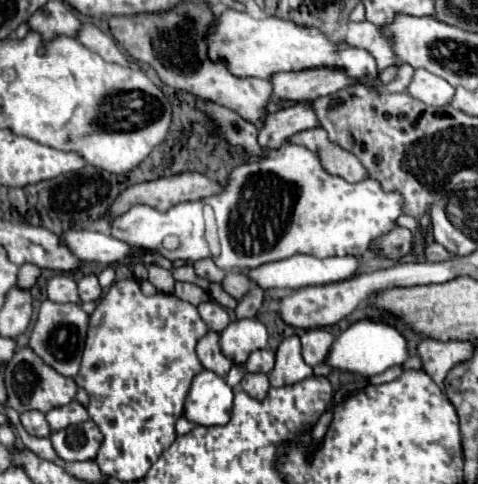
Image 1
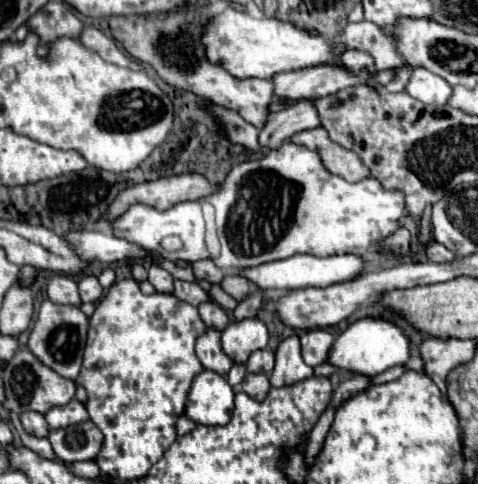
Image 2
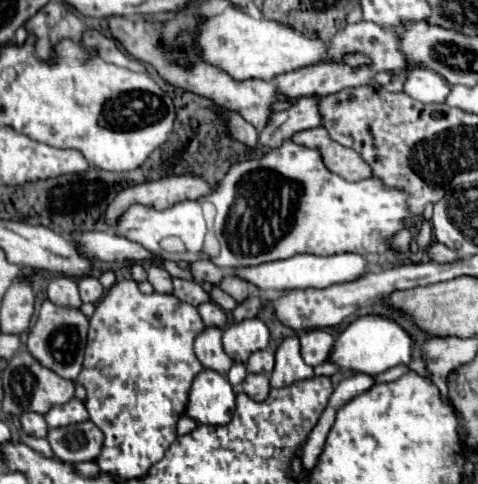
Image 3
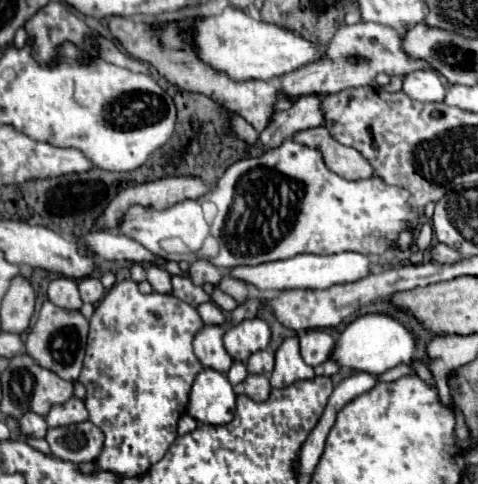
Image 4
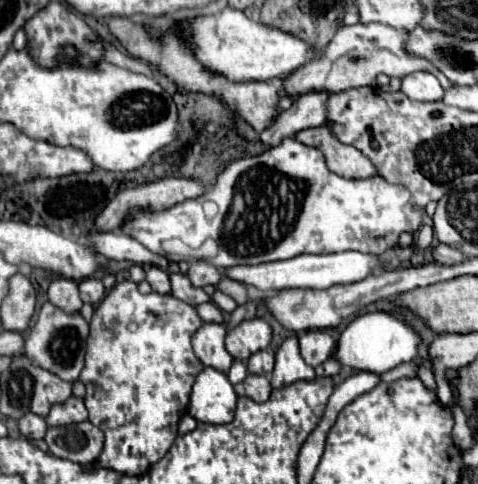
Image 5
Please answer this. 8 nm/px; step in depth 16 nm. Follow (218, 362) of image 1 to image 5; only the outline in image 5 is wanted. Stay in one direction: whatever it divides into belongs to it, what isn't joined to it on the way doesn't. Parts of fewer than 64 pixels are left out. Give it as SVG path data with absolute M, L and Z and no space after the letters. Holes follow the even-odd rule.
M204 322L192 334L192 348L194 354L200 358L204 366L212 366L220 372L228 372L232 364L232 356L224 344L226 328L220 322Z

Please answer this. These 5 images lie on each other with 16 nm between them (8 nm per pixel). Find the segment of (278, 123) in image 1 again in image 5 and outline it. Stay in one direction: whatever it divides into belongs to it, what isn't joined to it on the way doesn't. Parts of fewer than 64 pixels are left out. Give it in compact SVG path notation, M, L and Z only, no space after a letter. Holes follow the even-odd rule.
M306 92L300 94L290 110L284 110L268 132L260 134L266 146L280 144L284 136L294 136L298 130L324 126L328 120L328 98L332 92Z

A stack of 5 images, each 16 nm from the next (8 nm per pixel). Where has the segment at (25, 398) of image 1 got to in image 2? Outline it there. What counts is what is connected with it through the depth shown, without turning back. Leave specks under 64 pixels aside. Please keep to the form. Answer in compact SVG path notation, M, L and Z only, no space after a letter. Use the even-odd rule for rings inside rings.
M18 350L14 354L14 358L2 370L2 380L4 380L4 392L6 392L2 408L6 412L14 412L14 414L22 414L28 410L46 414L52 406L68 404L76 392L74 380L66 380L66 378L58 376L56 372L52 372L30 350Z

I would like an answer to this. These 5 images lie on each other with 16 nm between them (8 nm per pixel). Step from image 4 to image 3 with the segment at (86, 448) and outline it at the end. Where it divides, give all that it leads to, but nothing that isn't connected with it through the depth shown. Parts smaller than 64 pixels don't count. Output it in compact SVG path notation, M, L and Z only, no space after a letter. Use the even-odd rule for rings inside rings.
M90 420L64 426L50 428L46 440L52 446L56 458L64 462L94 462L102 450L104 434Z

